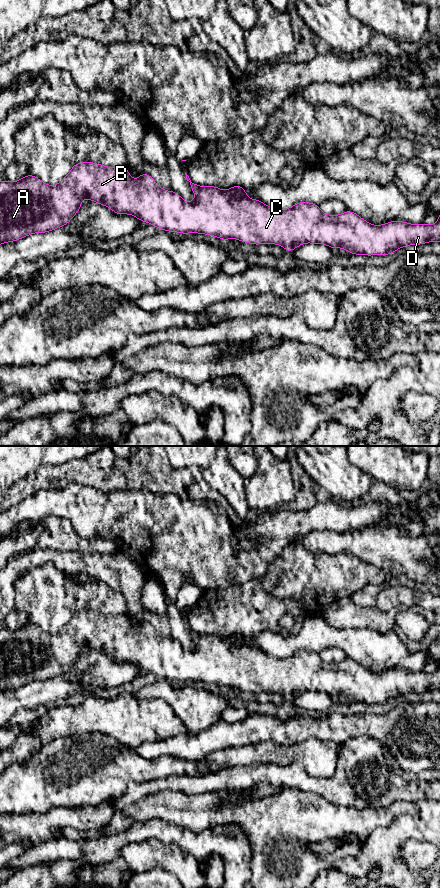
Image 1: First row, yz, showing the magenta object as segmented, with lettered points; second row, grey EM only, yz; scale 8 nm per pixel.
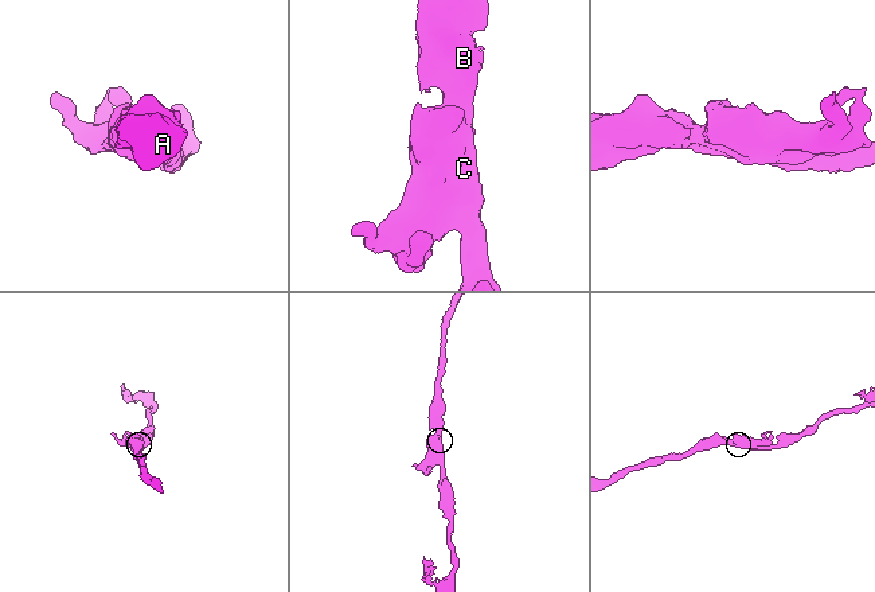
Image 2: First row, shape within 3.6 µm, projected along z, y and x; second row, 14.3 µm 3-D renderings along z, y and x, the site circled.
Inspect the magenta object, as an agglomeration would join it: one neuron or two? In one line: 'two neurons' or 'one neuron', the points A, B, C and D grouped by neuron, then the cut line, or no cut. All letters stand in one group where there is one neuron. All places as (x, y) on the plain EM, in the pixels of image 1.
one neuron; A B C D; no cut

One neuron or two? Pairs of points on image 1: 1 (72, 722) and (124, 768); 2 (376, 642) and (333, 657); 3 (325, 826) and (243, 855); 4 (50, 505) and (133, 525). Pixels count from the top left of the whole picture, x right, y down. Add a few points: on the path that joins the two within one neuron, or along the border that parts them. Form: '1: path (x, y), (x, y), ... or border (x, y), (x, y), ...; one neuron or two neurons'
1: border (107, 734), (92, 732), (61, 738); two neurons
2: border (321, 650), (327, 647), (337, 647), (348, 657); two neurons
3: border (242, 830), (250, 843), (251, 876); two neurons
4: path (71, 505), (82, 505), (93, 513), (112, 513); one neuron

